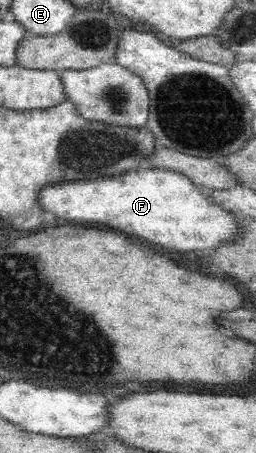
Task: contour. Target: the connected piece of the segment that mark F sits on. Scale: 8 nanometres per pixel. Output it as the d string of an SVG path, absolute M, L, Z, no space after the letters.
M139 167L90 181L48 183L38 193L44 211L64 219L104 223L170 251L214 249L239 233L239 223L228 210L214 204L208 193L194 186L188 177L172 170Z

